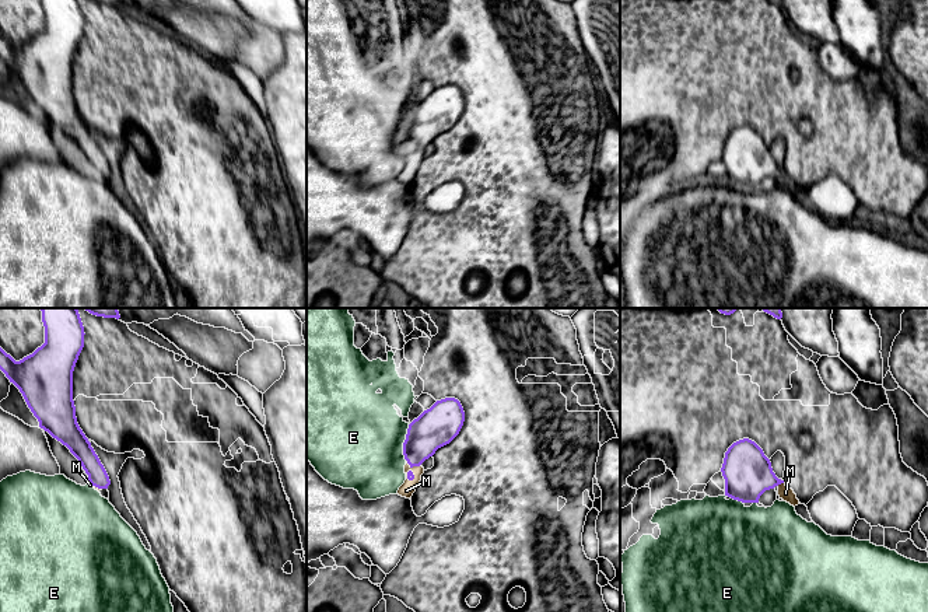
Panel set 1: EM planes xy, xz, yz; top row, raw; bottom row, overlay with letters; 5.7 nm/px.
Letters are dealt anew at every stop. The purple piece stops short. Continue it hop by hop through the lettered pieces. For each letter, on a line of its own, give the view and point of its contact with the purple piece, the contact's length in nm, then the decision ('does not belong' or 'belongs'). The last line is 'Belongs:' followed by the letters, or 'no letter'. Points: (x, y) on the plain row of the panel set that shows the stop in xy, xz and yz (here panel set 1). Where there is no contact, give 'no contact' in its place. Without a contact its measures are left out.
E: xz (403, 129) | 200 nm | does not belong
M: xz (409, 157) | 120 nm | belongs
Belongs: M

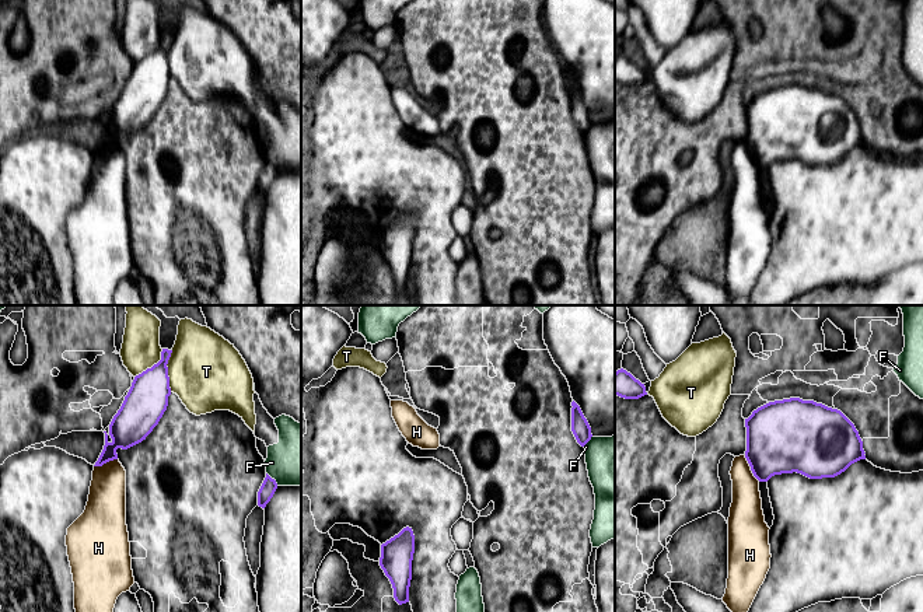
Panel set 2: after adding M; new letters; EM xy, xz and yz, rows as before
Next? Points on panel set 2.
F: xy (273, 165) | 100 nm | does not belong
H: yz (751, 154) | 180 nm | does not belong
T: xy (167, 58) | 240 nm | does not belong
Belongs: no letter

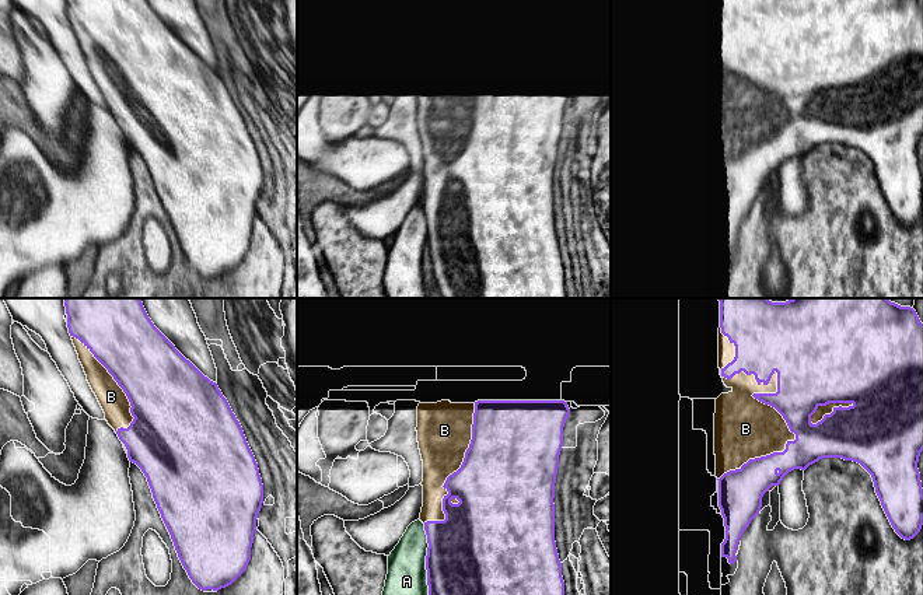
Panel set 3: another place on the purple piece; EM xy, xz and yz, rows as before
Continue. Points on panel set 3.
A: xz (426, 247) | 420 nm | does not belong
B: yz (761, 80) | 900 nm | belongs
Belongs: B

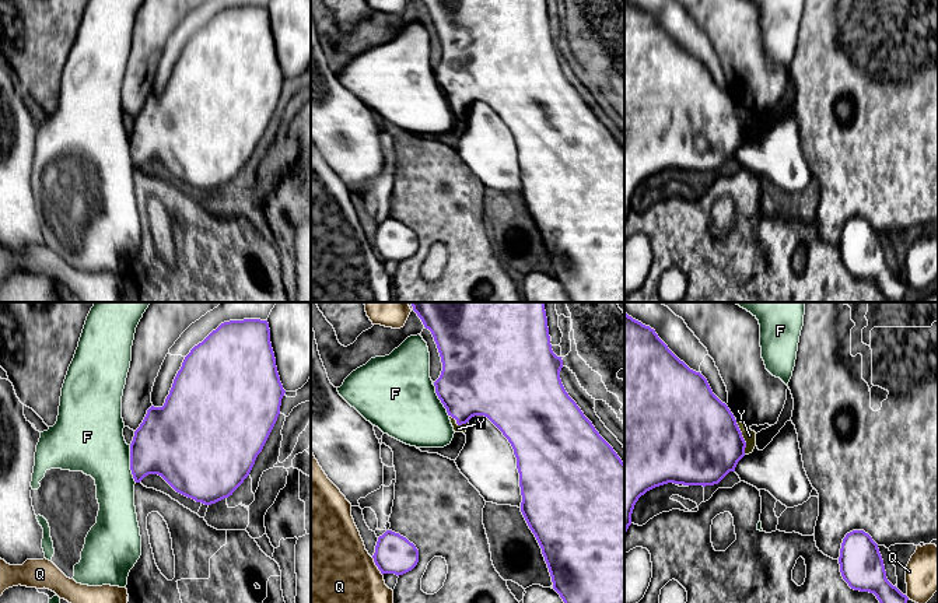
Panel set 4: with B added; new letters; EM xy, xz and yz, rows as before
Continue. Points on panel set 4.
F: xy (130, 150) | 220 nm | does not belong
Q: xz (377, 252) | 130 nm | does not belong
Y: yz (742, 123) | 220 nm | belongs
Belongs: Y

